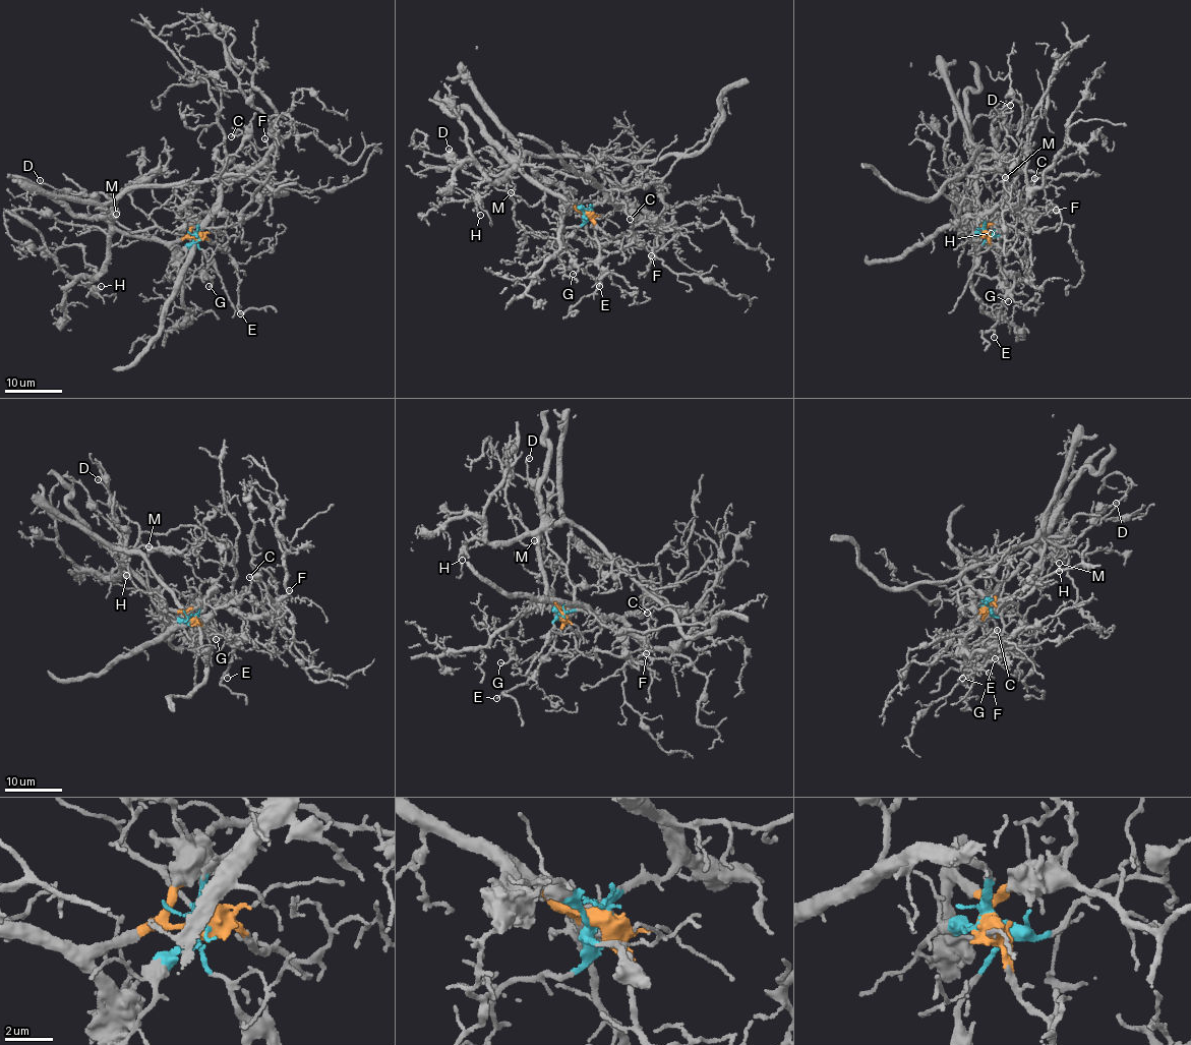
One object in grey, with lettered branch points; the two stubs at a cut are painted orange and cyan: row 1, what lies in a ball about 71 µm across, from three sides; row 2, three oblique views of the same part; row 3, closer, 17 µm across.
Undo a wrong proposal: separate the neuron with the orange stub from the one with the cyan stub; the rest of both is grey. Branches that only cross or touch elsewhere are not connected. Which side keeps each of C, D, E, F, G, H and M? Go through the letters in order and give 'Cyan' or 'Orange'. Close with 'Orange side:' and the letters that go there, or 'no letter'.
C: Cyan
D: Orange
E: Orange
F: Cyan
G: Orange
H: Orange
M: Orange
Orange side: D, E, G, H, M

